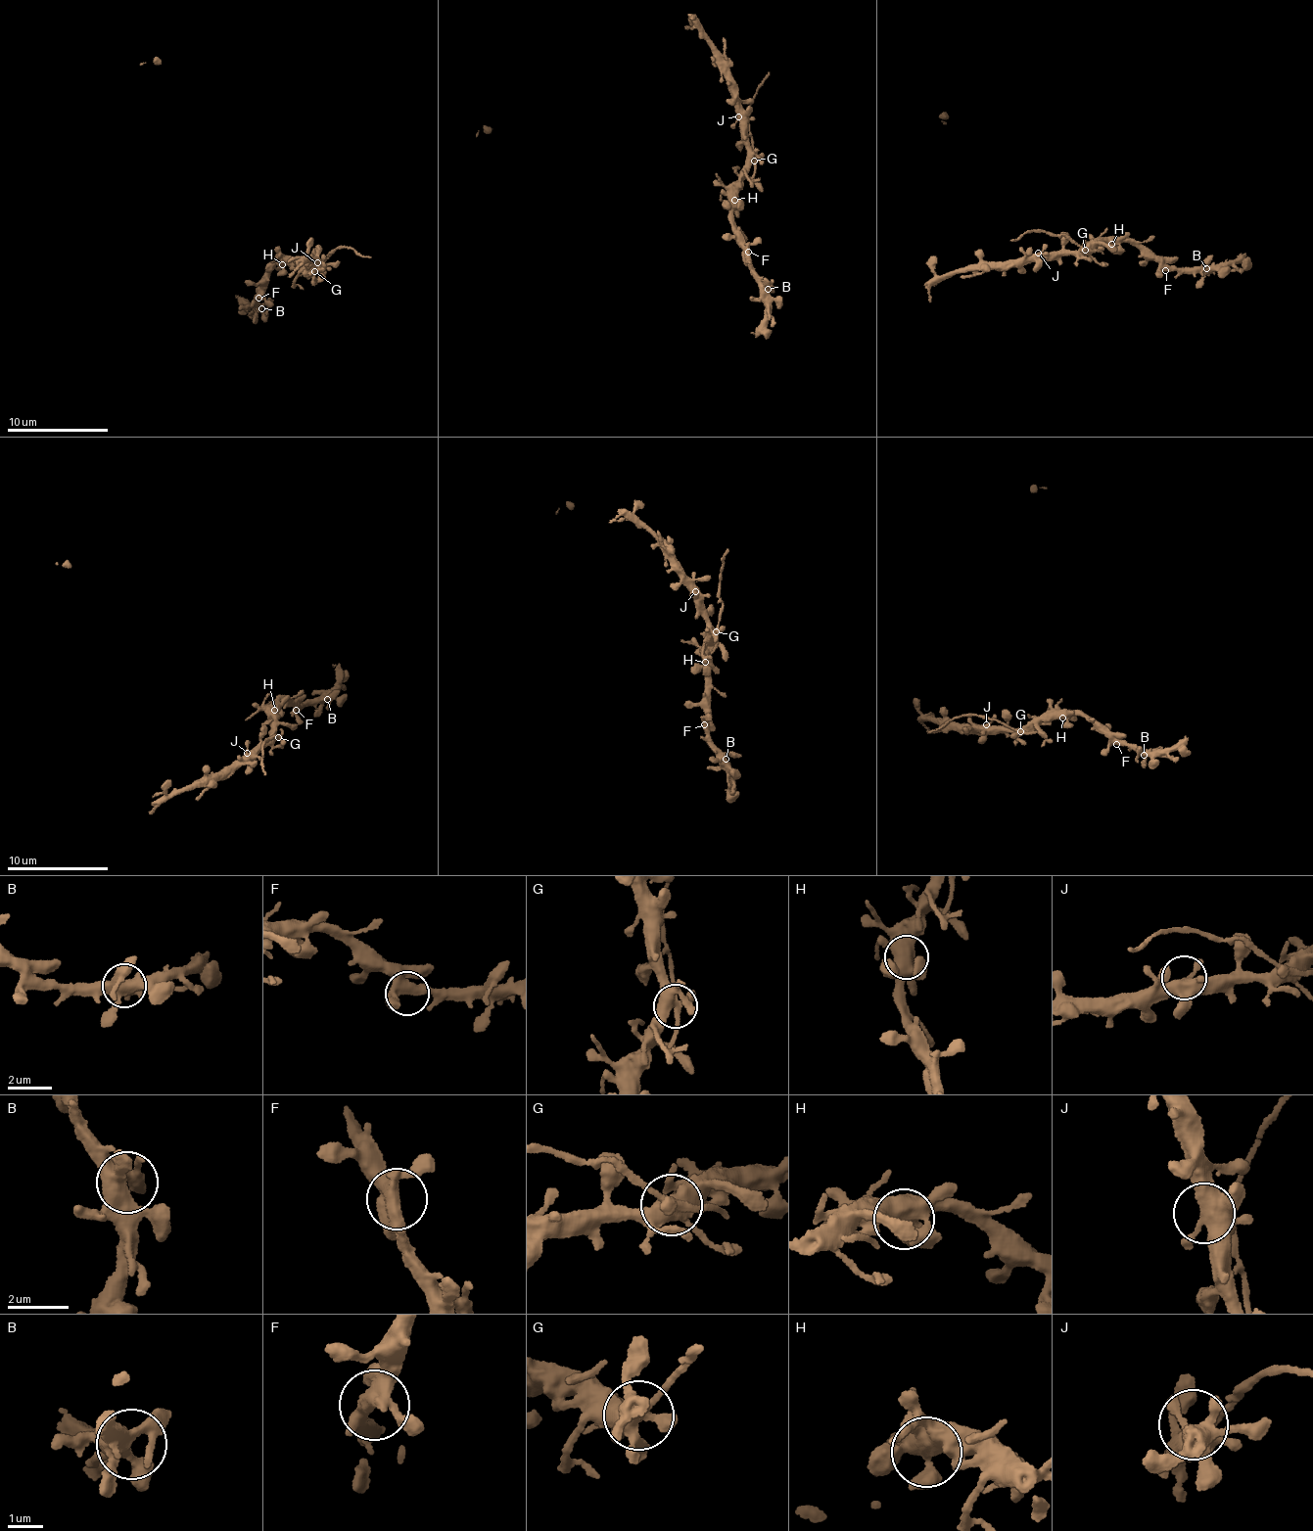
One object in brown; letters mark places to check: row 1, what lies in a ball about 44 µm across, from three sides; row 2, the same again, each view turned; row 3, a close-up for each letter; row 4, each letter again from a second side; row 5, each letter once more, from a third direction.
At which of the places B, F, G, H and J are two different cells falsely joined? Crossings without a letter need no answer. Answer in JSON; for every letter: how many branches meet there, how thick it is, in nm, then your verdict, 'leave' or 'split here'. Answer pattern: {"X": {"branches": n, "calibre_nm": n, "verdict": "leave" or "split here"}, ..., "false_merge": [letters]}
{"B": {"branches": 5, "calibre_nm": 480, "verdict": "leave"}, "F": {"branches": 3, "calibre_nm": 360, "verdict": "leave"}, "G": {"branches": 6, "calibre_nm": 400, "verdict": "split here"}, "H": {"branches": 5, "calibre_nm": 480, "verdict": "leave"}, "J": {"branches": 5, "calibre_nm": 440, "verdict": "leave"}, "false_merge": ["G"]}

